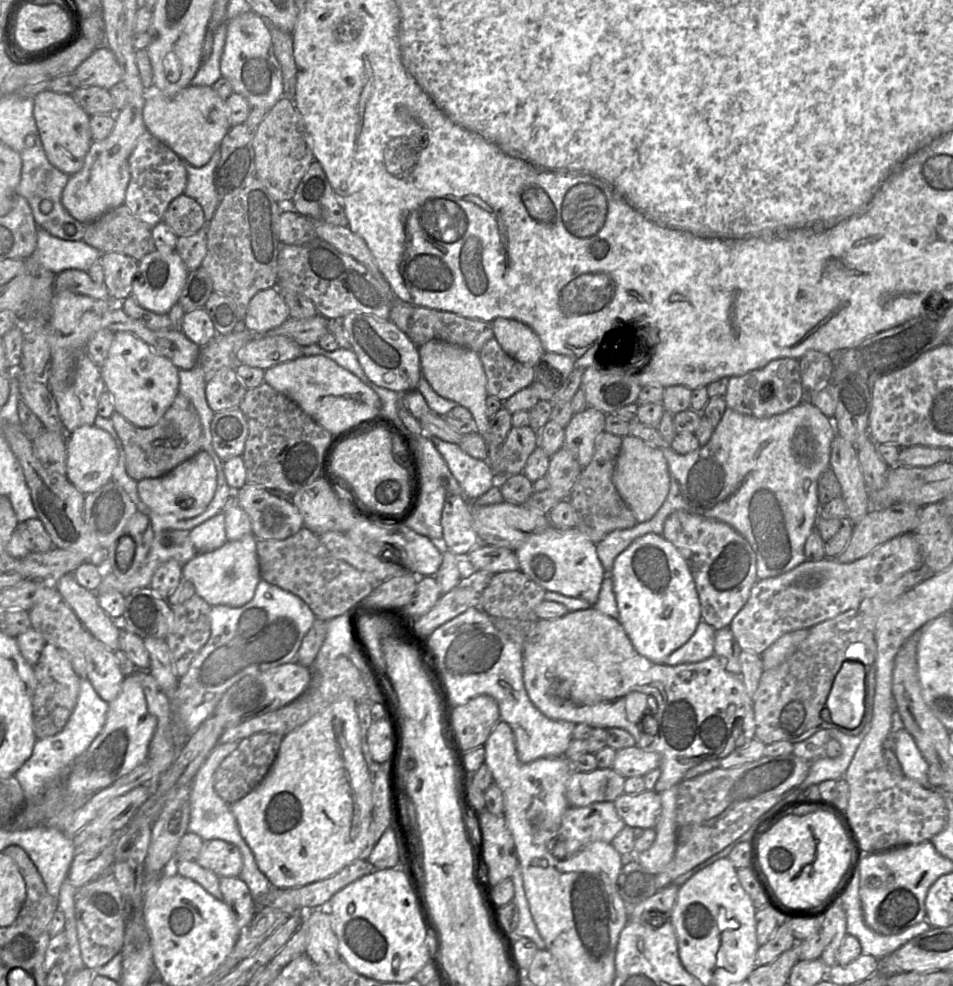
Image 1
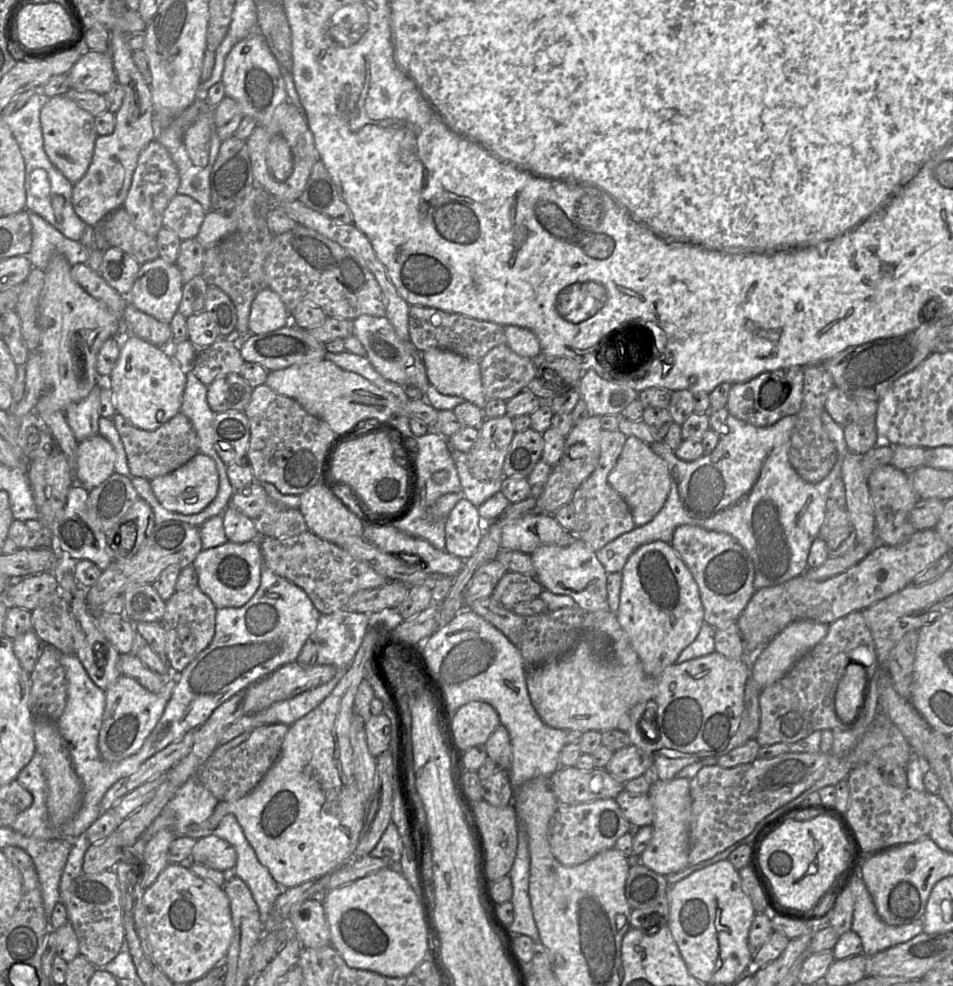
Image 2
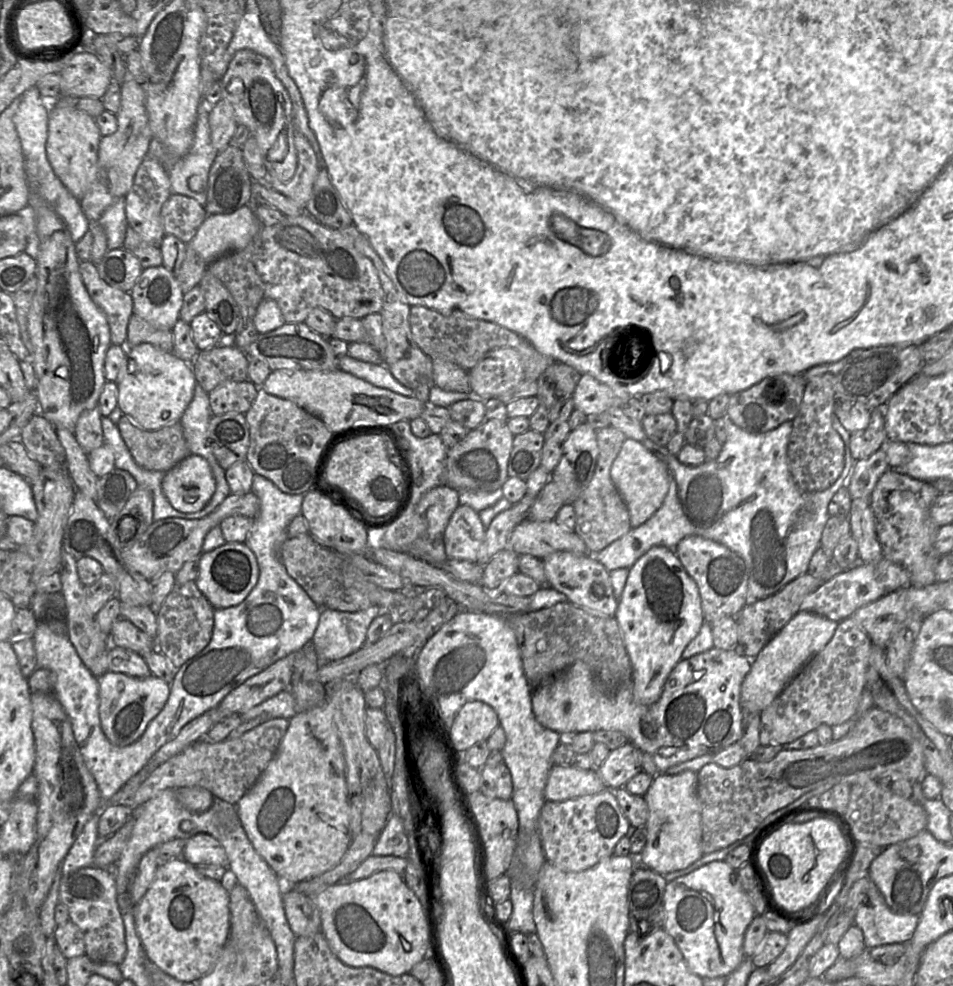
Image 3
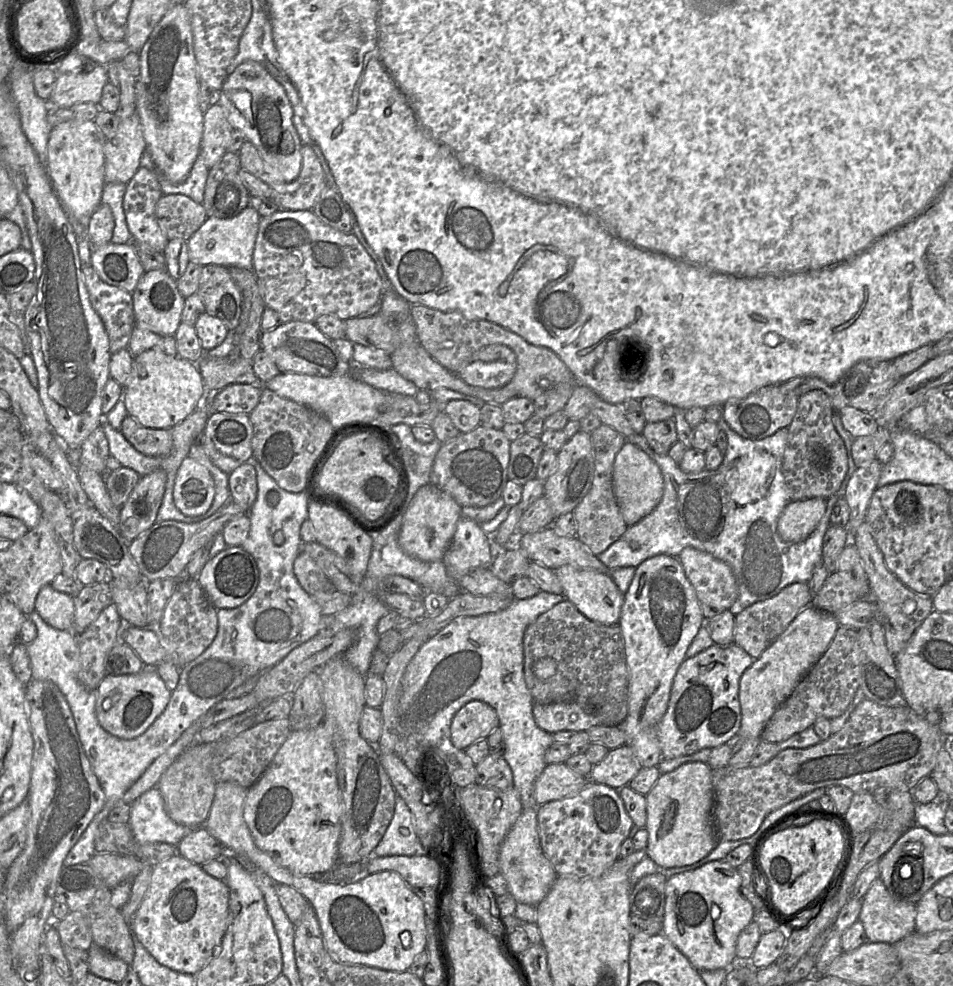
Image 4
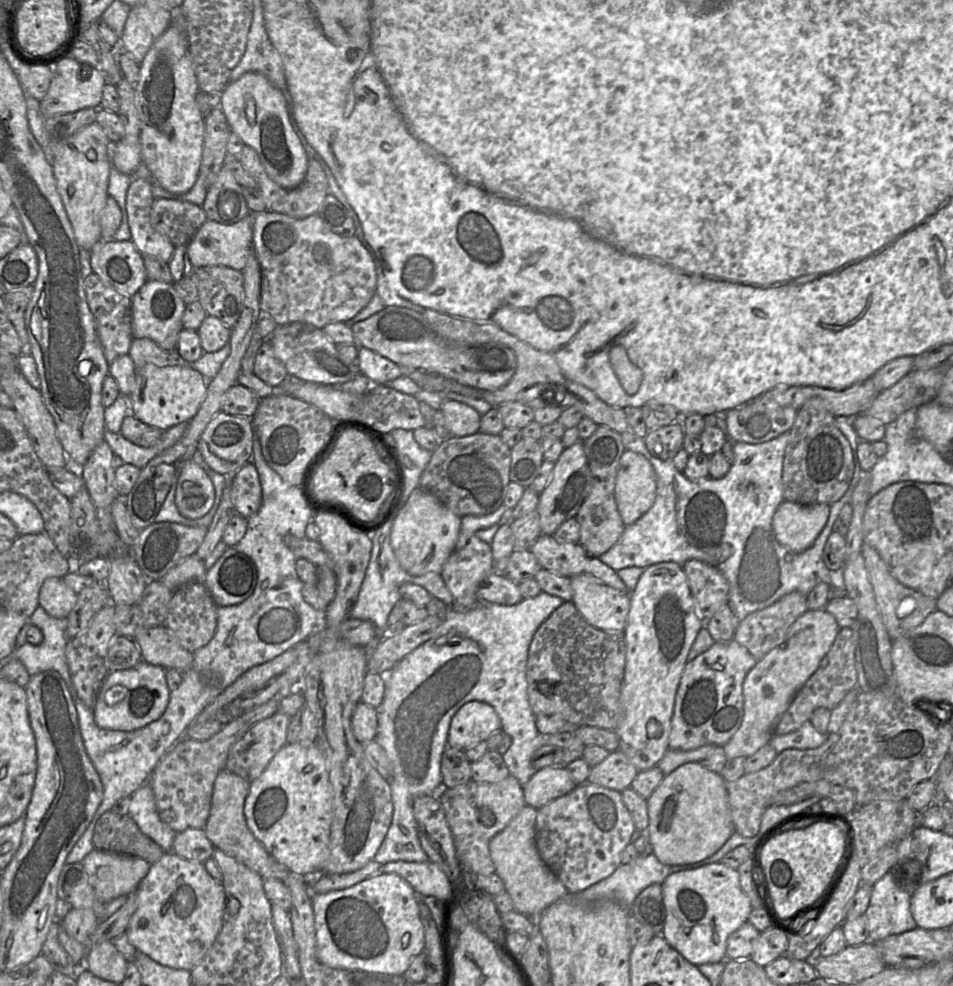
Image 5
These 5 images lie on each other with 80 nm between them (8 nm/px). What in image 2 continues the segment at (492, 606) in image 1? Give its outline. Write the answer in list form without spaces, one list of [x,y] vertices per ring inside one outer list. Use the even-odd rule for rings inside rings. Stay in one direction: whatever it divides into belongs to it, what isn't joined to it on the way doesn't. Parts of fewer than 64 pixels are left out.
[[[506,572],[500,579],[492,598],[502,607],[511,609],[517,603],[539,597],[544,587],[536,579],[517,572]]]

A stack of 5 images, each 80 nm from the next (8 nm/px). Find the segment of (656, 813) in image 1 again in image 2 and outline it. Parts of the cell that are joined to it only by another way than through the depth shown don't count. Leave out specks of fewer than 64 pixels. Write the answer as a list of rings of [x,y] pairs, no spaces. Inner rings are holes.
[[[623,789],[618,793],[615,801],[632,827],[652,825],[654,810],[649,794],[630,794]]]

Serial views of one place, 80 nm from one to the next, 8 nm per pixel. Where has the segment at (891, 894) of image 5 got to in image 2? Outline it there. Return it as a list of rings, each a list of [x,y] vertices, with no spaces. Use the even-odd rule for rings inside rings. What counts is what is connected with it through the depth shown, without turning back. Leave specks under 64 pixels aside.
[[[860,873],[853,879],[851,891],[855,897],[851,930],[860,936],[865,956],[907,942],[923,932],[922,920],[901,926],[886,924],[879,917]]]

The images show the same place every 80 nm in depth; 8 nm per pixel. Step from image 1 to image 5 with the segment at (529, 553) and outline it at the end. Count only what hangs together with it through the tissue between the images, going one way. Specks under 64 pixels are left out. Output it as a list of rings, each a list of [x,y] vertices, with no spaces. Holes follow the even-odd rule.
[[[591,575],[570,578],[572,602],[595,628],[624,633],[630,610],[630,593],[622,593]]]

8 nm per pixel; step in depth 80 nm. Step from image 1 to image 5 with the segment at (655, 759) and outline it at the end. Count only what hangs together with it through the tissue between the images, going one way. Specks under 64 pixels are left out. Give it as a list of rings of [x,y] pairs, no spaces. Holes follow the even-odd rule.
[[[617,750],[590,769],[588,782],[622,792],[631,786],[638,772],[626,755]]]

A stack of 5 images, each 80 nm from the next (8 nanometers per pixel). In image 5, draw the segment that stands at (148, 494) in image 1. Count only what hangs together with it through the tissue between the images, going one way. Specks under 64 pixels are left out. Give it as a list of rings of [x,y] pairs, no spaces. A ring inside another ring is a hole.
[[[192,459],[181,468],[175,491],[175,504],[179,513],[196,520],[205,516],[215,500],[212,480],[202,467]]]

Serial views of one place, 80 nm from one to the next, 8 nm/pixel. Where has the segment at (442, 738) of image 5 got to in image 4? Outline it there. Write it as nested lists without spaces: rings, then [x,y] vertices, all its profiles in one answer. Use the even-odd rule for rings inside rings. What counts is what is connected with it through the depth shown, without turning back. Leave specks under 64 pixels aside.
[[[540,591],[528,599],[513,600],[510,605],[495,613],[480,616],[464,616],[454,619],[418,650],[408,664],[401,682],[397,706],[397,743],[395,754],[406,767],[429,787],[430,793],[437,793],[445,787],[442,759],[449,747],[450,726],[455,714],[465,704],[479,700],[490,705],[499,718],[505,750],[503,757],[511,768],[514,788],[517,790],[523,809],[538,808],[534,797],[536,780],[547,766],[544,755],[554,743],[553,735],[537,726],[533,717],[534,700],[524,678],[523,637],[527,627],[538,616],[564,601],[564,596]],[[397,795],[393,818],[372,856],[418,856],[425,853],[428,852],[416,835],[413,816],[404,800]]]

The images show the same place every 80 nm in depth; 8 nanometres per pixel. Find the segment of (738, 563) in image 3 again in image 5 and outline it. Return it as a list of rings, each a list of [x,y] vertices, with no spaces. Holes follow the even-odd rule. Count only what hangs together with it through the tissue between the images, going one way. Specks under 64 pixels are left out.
[[[695,559],[686,561],[683,570],[699,616],[710,620],[724,604],[728,604],[727,580],[716,568]]]

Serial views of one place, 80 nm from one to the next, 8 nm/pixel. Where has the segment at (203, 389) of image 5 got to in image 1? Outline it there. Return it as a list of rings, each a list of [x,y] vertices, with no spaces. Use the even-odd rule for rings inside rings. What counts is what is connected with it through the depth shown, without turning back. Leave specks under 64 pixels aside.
[[[114,332],[100,372],[115,411],[139,428],[157,424],[179,393],[179,369],[168,358],[157,354],[147,343],[129,332]]]

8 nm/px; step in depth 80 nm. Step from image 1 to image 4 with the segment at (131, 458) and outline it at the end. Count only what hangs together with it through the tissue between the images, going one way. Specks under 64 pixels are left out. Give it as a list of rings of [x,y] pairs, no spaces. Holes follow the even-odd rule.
[[[127,415],[119,430],[125,439],[144,455],[165,457],[171,452],[173,445],[171,429],[146,428]]]

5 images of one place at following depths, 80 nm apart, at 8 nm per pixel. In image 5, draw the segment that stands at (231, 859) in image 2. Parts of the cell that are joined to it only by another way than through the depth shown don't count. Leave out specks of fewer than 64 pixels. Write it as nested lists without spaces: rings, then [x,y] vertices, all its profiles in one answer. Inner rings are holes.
[[[188,828],[178,832],[172,845],[172,851],[178,856],[202,863],[212,858],[215,849],[203,828]]]

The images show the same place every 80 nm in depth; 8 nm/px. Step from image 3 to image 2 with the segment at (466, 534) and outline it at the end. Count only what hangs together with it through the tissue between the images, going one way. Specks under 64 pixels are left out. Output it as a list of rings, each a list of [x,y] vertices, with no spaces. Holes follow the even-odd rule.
[[[462,497],[445,521],[445,550],[462,560],[476,551],[484,532],[478,507]]]

